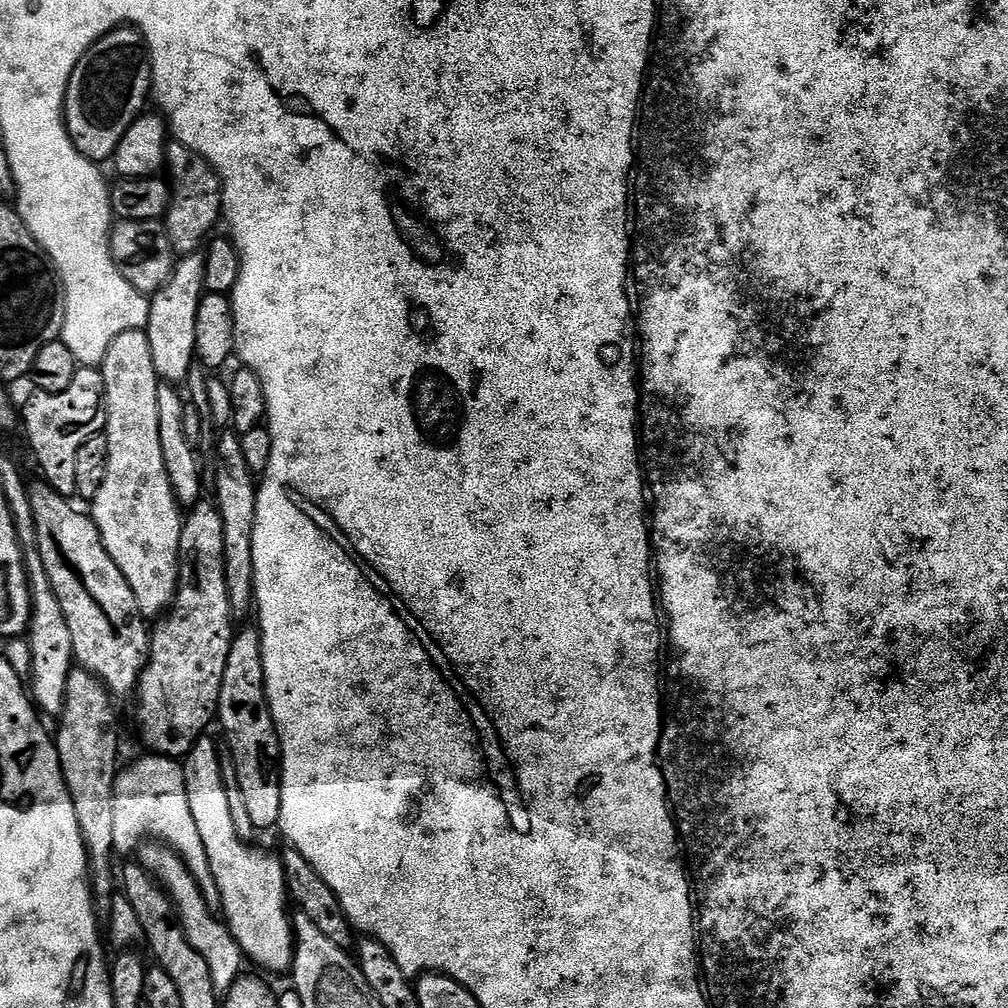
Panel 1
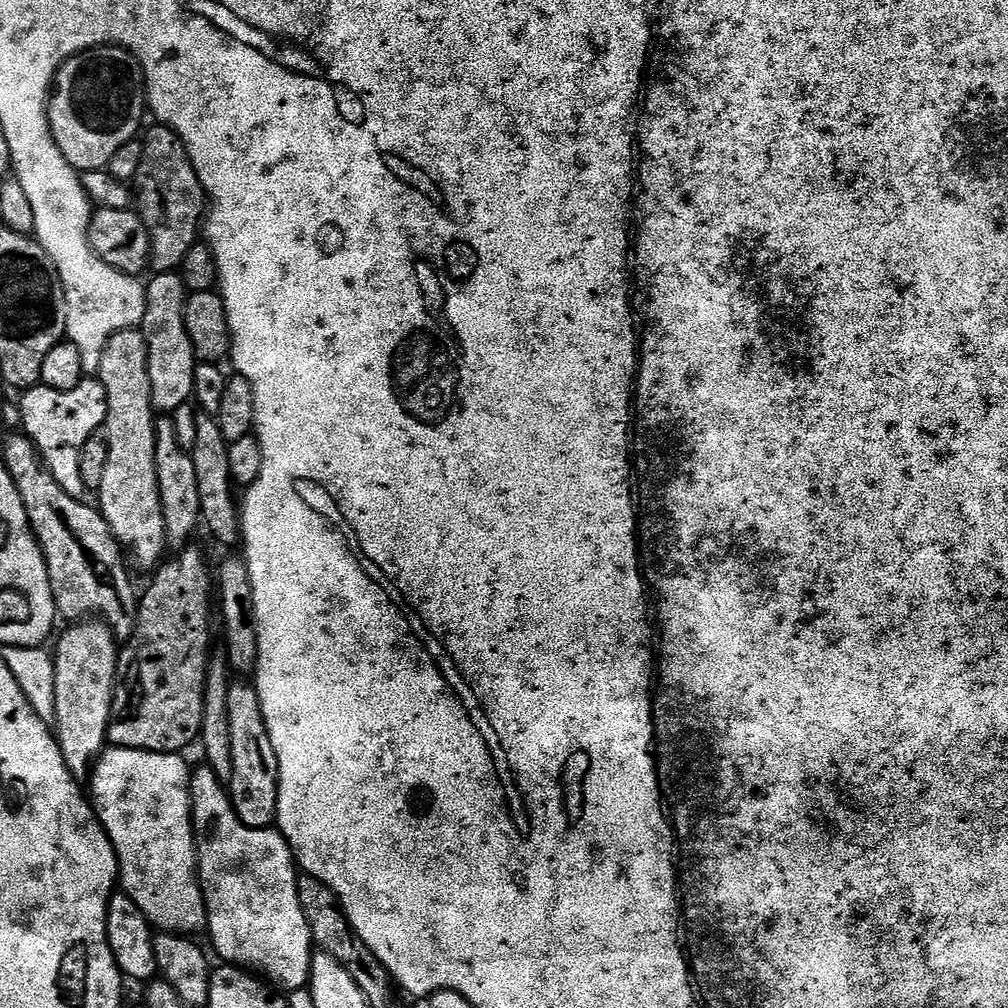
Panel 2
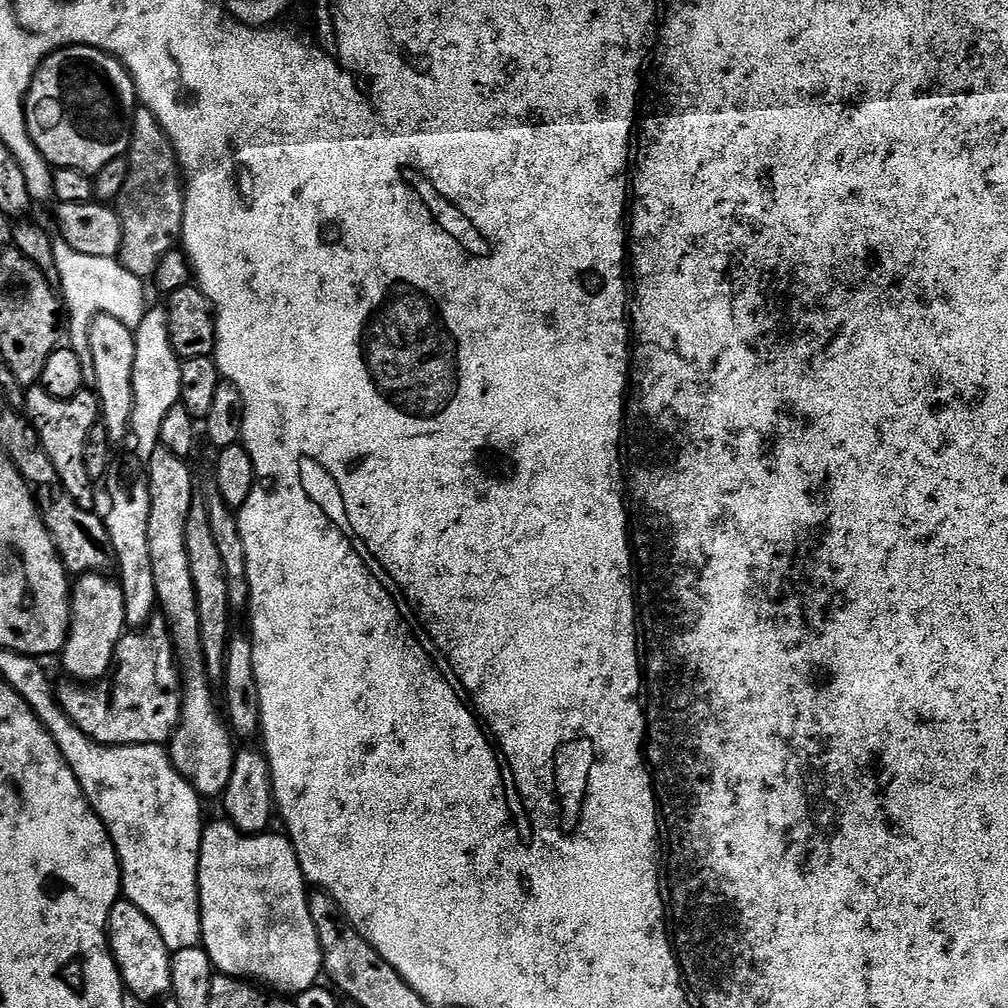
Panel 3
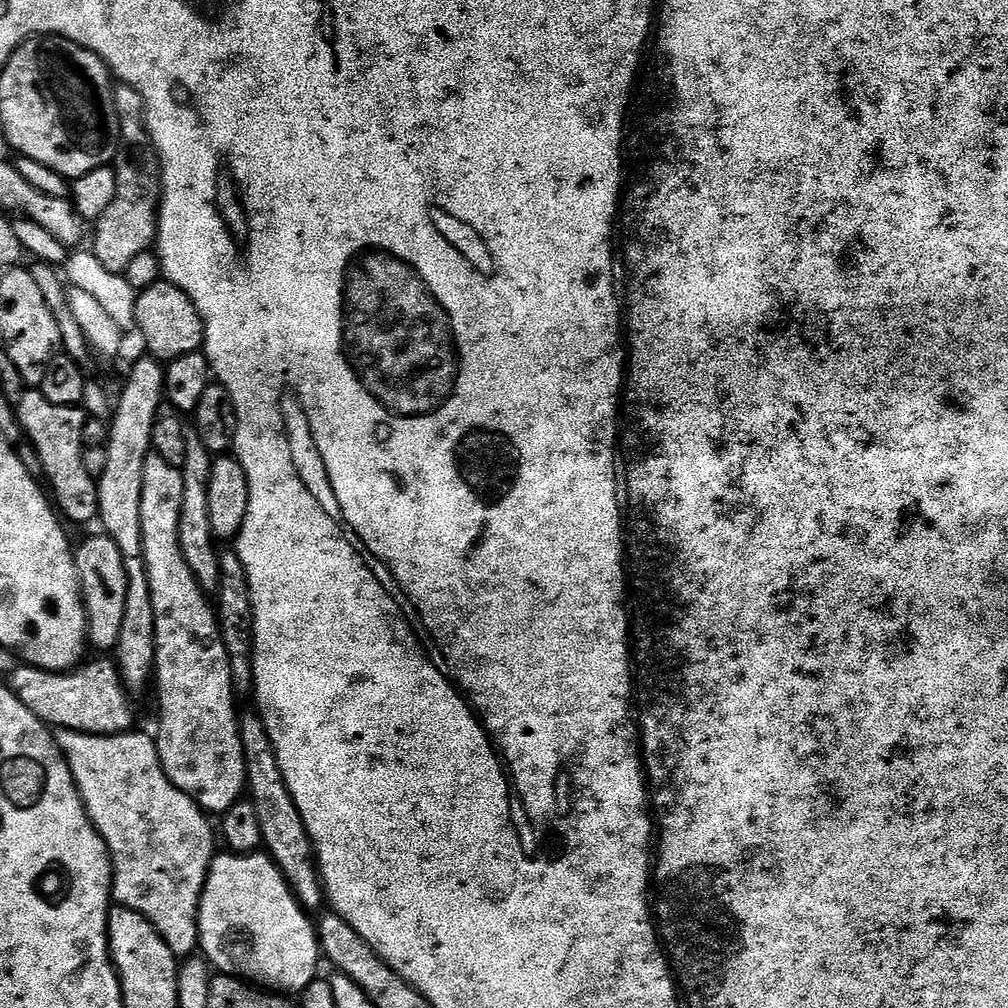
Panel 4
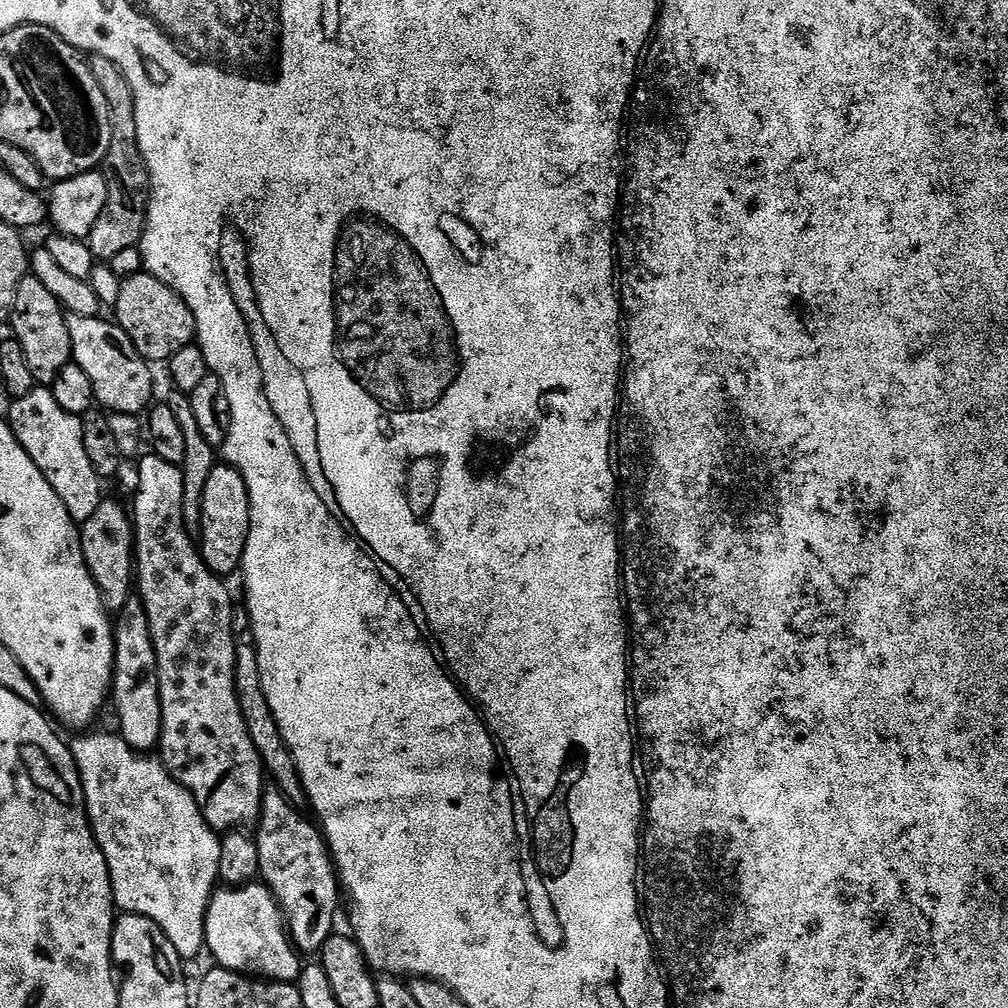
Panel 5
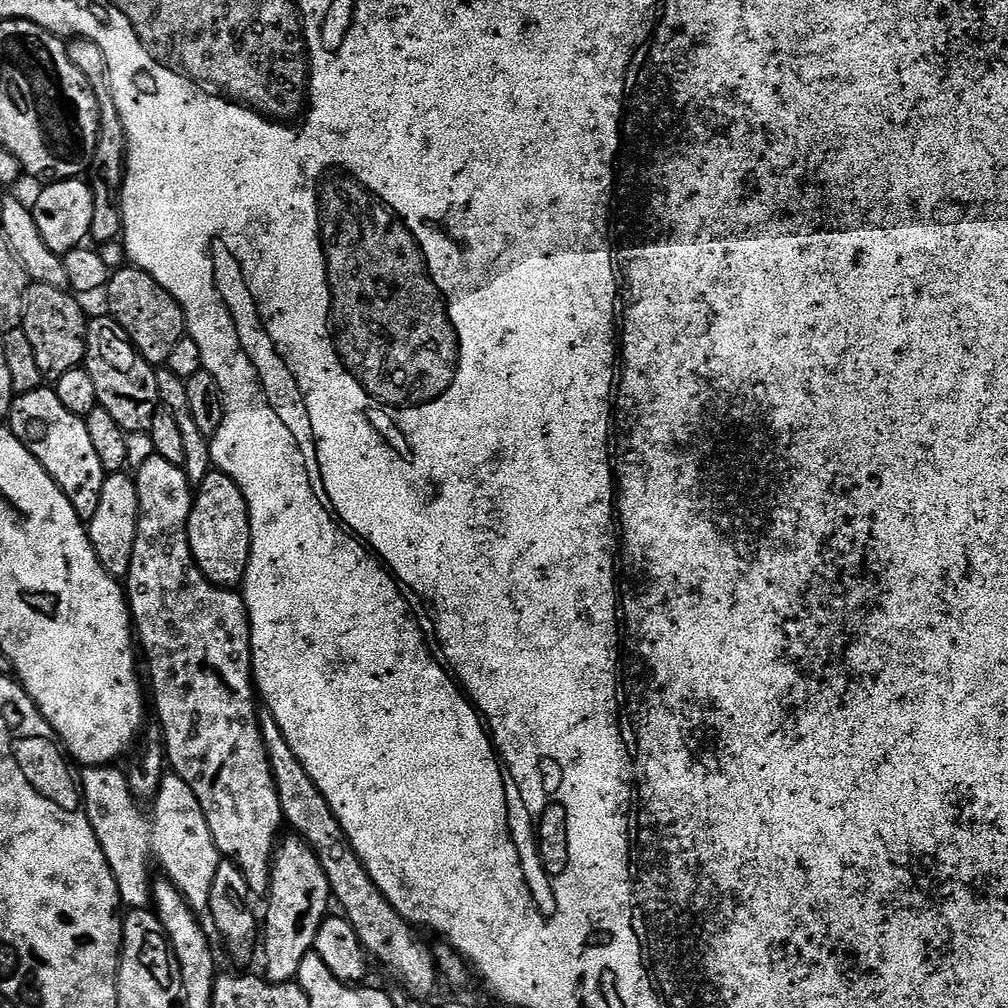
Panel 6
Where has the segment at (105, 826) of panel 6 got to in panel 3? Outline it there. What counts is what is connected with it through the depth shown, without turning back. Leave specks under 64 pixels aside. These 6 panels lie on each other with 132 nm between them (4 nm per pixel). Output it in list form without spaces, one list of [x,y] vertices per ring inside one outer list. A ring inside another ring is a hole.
[[[24,658],[19,661],[20,668],[28,675],[28,684],[16,685],[20,676],[12,672],[7,683],[15,686],[15,695],[30,706],[36,716],[36,723],[44,728],[52,739],[55,751],[66,758],[74,770],[76,782],[82,786],[84,799],[90,802],[93,813],[106,826],[114,842],[116,856],[120,859],[120,882],[123,899],[130,901],[162,934],[169,952],[190,950],[201,947],[202,914],[200,913],[200,887],[198,886],[198,862],[200,861],[200,839],[204,833],[205,817],[200,817],[202,797],[176,772],[167,747],[158,744],[96,744],[72,724],[62,709],[60,701],[54,695],[54,684],[48,681],[39,659]]]

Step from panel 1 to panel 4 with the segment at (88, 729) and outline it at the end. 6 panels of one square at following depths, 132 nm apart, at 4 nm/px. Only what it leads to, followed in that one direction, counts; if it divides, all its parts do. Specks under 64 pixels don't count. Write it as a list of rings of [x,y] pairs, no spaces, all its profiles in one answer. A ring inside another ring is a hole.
[[[106,534],[88,536],[74,548],[76,573],[80,579],[80,597],[84,599],[84,612],[88,615],[88,642],[94,649],[115,649],[118,633],[122,630],[122,617],[126,614],[126,562],[118,542]]]

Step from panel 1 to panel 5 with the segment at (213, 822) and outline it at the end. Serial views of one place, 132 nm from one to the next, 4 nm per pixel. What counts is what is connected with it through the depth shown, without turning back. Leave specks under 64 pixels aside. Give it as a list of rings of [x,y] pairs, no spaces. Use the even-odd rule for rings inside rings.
[[[263,883],[224,886],[213,891],[204,925],[204,943],[207,951],[212,951],[212,956],[216,959],[213,961],[219,967],[277,984],[299,981],[301,953],[292,945],[280,907],[276,905],[270,889],[264,887]]]

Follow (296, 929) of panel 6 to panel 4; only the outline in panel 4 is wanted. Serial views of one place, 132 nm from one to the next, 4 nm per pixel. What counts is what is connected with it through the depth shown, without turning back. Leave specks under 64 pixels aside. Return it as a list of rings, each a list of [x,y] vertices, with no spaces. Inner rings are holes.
[[[241,711],[238,719],[242,754],[248,775],[246,792],[254,810],[258,810],[258,826],[262,826],[263,847],[282,870],[300,907],[316,914],[321,911],[319,908],[325,907],[326,904],[324,882],[320,878],[320,869],[316,862],[316,850],[312,847],[312,839],[308,837],[308,831],[302,822],[302,814],[298,814],[298,806],[282,778],[282,770],[278,766],[278,758],[274,754],[274,746],[270,742],[270,734],[266,730],[264,719],[259,711],[251,711]]]

